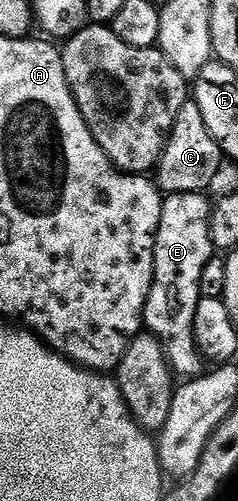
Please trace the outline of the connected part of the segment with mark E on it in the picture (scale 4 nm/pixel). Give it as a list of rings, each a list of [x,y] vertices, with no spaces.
[[[200,191],[164,196],[153,250],[153,284],[145,302],[144,330],[160,341],[174,376],[185,381],[203,371],[203,356],[195,342],[195,309],[202,298],[199,277],[203,277],[203,265],[215,255],[209,228],[213,216],[209,197]]]

